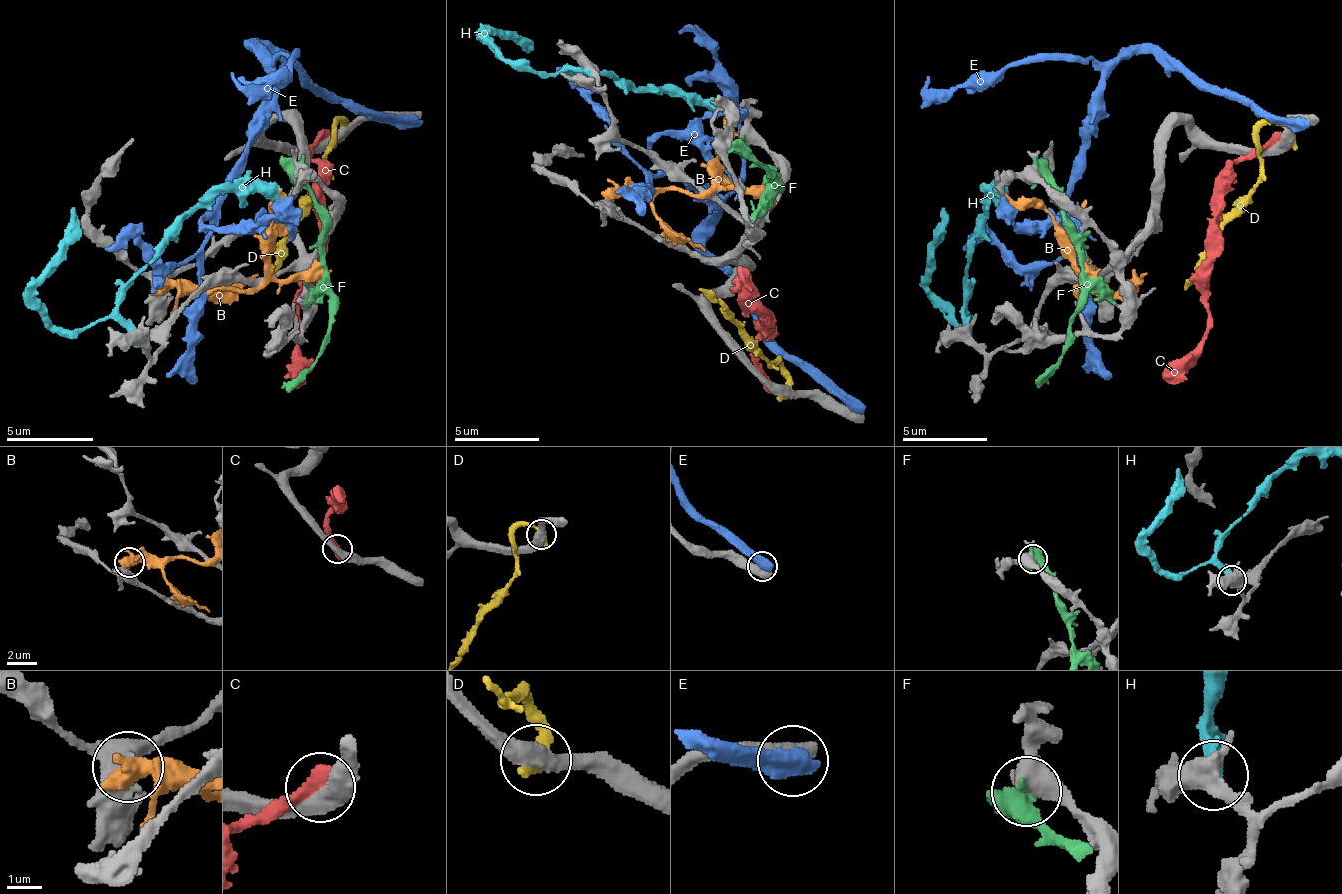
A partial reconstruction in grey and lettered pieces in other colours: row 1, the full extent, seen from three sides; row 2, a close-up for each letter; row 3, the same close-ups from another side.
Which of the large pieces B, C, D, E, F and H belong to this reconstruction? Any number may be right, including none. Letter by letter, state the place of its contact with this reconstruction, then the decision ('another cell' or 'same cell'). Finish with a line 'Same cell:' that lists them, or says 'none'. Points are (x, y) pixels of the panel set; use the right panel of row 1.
B: (1090, 282) | another cell
C: (1276, 142) | another cell
D: (1289, 134) | another cell
E: (1304, 123) | another cell
F: (1037, 172) | another cell
H: (967, 335) | another cell
Same cell: none

